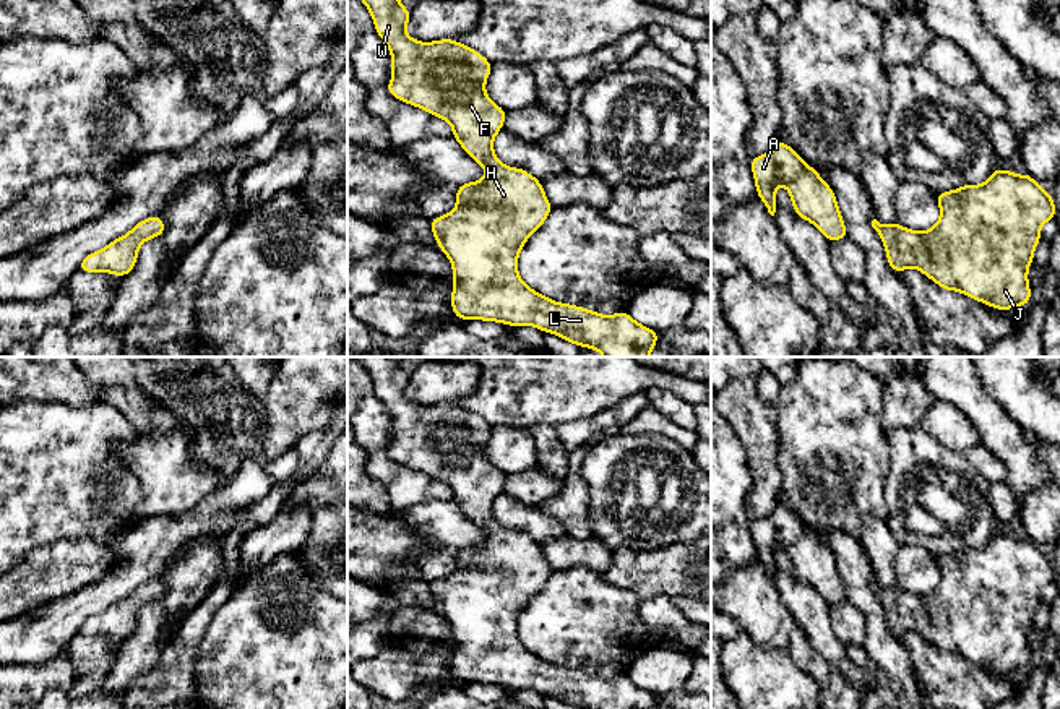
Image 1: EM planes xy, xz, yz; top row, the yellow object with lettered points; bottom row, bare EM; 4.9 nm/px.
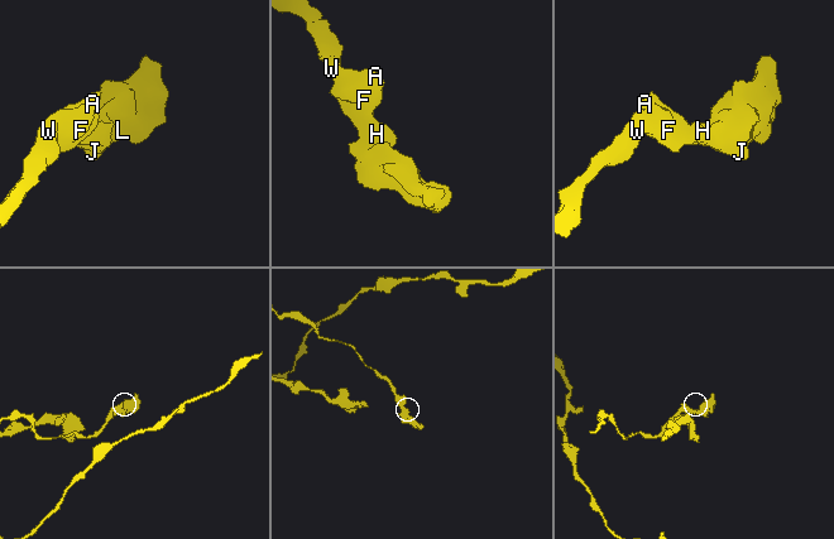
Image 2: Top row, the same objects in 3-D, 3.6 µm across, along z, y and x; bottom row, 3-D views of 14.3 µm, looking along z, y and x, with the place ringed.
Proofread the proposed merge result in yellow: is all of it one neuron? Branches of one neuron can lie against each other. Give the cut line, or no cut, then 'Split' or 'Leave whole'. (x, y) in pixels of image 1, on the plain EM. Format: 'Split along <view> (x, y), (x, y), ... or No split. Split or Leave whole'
No split. Leave whole

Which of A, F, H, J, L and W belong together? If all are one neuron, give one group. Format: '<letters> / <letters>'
A F H J L W

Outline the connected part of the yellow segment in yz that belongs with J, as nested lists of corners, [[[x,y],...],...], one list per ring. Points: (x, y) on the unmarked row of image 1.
[[[993,532],[985,547],[937,556],[937,565],[940,584],[925,595],[901,591],[898,586],[872,584],[883,604],[890,631],[896,636],[916,631],[942,652],[963,655],[997,673],[1028,668],[1028,633],[1041,604],[1041,591],[1057,579],[1050,556],[1028,537]]]

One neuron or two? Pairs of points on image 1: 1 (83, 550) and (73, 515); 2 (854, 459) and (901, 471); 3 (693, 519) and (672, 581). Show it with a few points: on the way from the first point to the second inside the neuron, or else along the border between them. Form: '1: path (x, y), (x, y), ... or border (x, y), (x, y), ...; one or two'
1: border (109, 544), (88, 537), (60, 537), (43, 545); two
2: border (885, 430), (890, 446), (890, 474), (887, 482); two
3: border (693, 539), (648, 550); two

